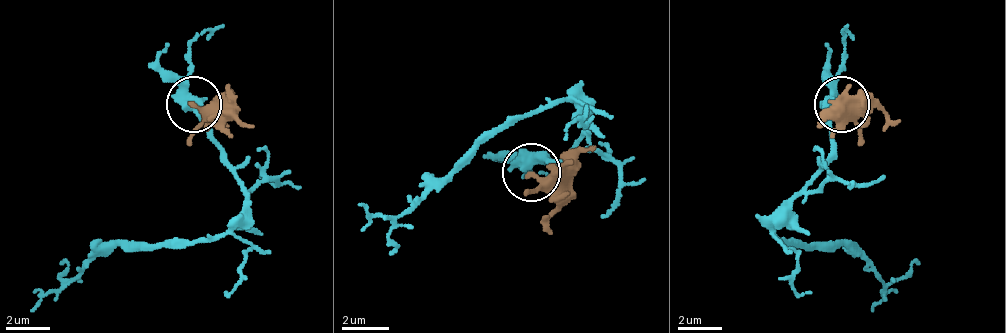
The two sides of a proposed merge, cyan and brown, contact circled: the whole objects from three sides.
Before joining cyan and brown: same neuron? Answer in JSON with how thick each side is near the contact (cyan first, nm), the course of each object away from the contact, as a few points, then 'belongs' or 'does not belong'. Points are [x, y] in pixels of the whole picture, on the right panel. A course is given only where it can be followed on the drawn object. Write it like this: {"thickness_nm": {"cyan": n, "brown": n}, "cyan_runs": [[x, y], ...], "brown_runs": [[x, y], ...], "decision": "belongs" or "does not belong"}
{"thickness_nm": {"cyan": 420, "brown": 240}, "cyan_runs": [[838, 102], [826, 163], [777, 230], [788, 241], [849, 246], [882, 280], [871, 313]], "brown_runs": [[843, 102], [849, 108], [815, 125]], "decision": "does not belong"}

